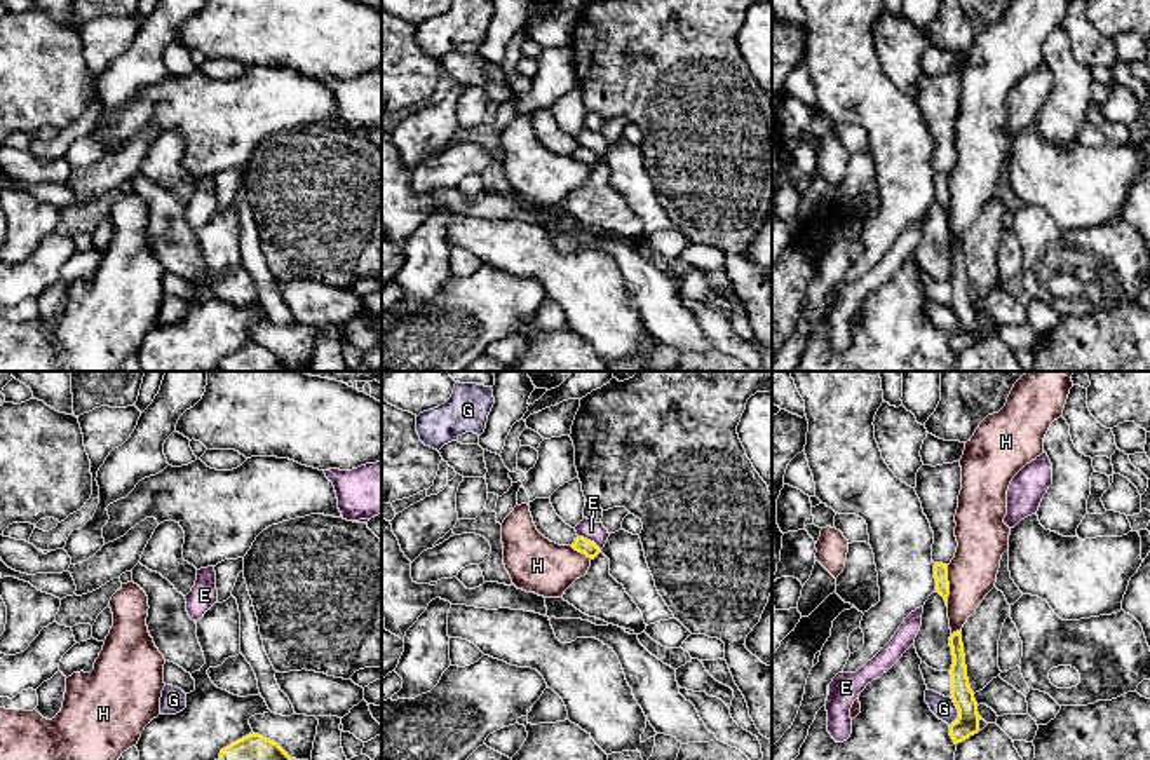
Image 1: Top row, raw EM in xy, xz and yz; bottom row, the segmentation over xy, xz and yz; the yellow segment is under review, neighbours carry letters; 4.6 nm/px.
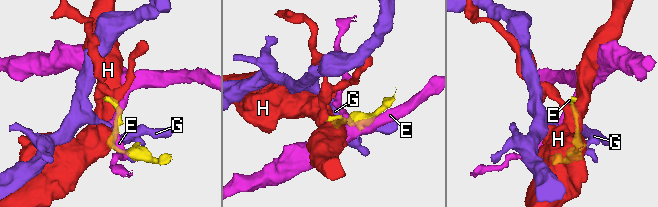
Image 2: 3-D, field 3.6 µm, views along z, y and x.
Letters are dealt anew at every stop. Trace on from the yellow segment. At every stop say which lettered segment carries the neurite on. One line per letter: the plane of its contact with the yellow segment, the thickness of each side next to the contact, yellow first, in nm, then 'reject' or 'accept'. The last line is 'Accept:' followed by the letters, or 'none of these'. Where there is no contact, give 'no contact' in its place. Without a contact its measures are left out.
E: meets yellow in xz; 70 nm thick on the yellow side, 90 nm on the other; reject
G: meets yellow in yz; 110 nm thick on the yellow side, 100 nm on the other; reject
H: meets yellow in yz; 60 nm thick on the yellow side, 220 nm on the other; reject
Accept: none of these

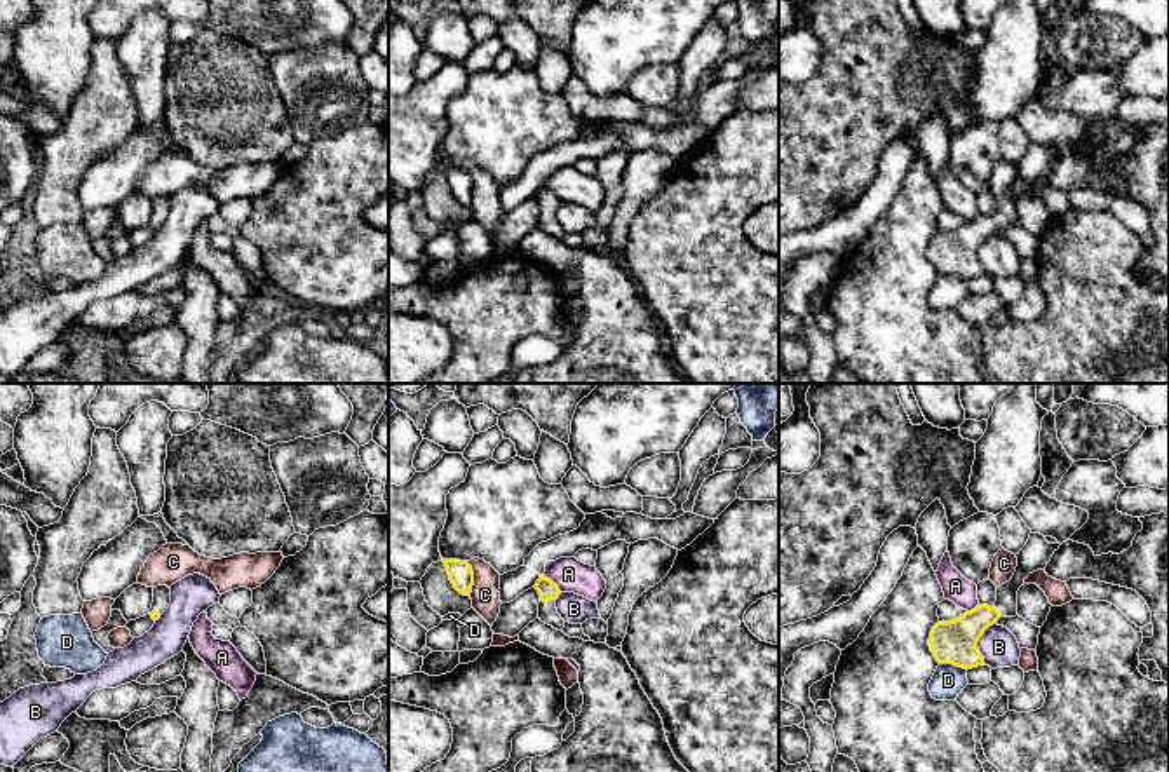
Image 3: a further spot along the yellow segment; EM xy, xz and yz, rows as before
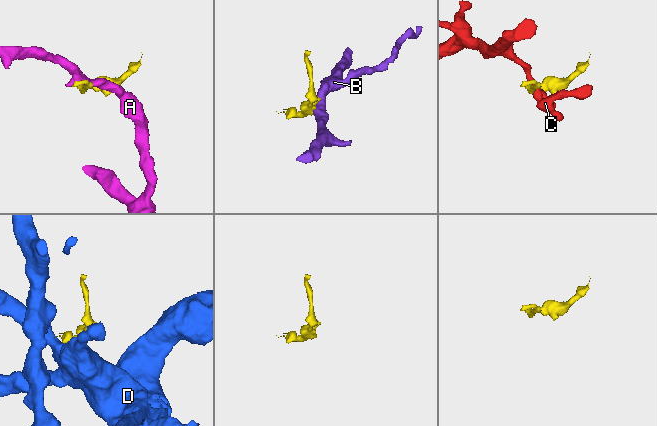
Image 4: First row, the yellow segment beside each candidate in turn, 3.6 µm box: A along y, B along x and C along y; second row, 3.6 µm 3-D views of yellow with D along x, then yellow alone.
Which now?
A: meets yellow in xz; 90 nm thick on the yellow side, 160 nm on the other; reject
B: meets yellow in yz; 200 nm thick on the yellow side, 180 nm on the other; reject
C: meets yellow in xz; 110 nm thick on the yellow side, 130 nm on the other; reject
D: meets yellow in yz; 200 nm thick on the yellow side, 150 nm on the other; reject
Accept: none of these

